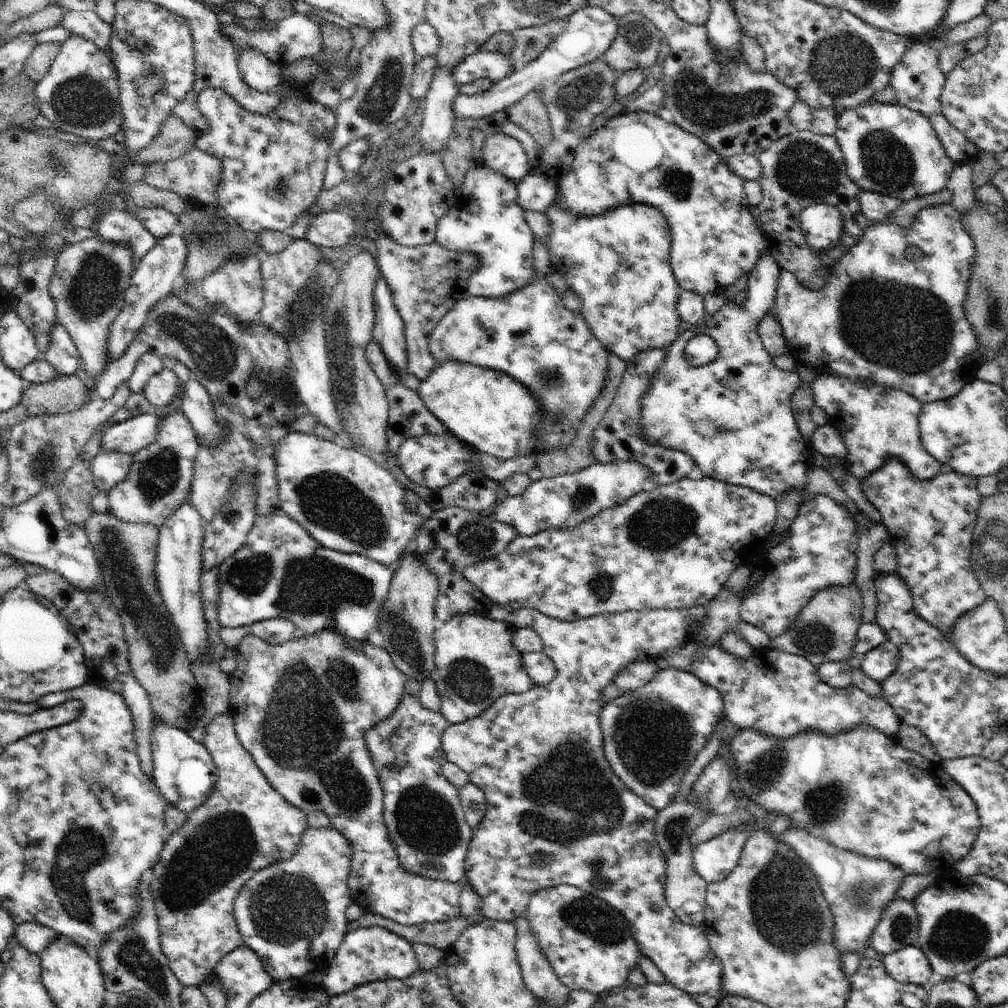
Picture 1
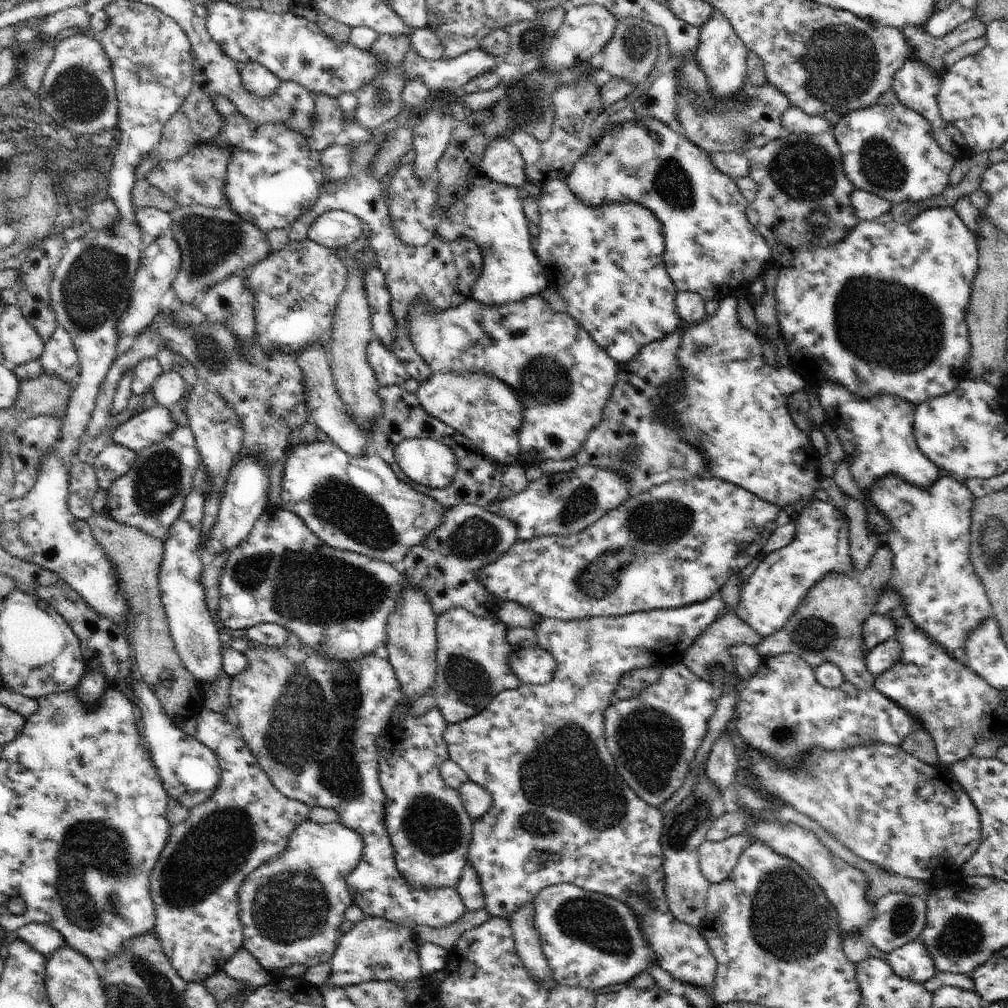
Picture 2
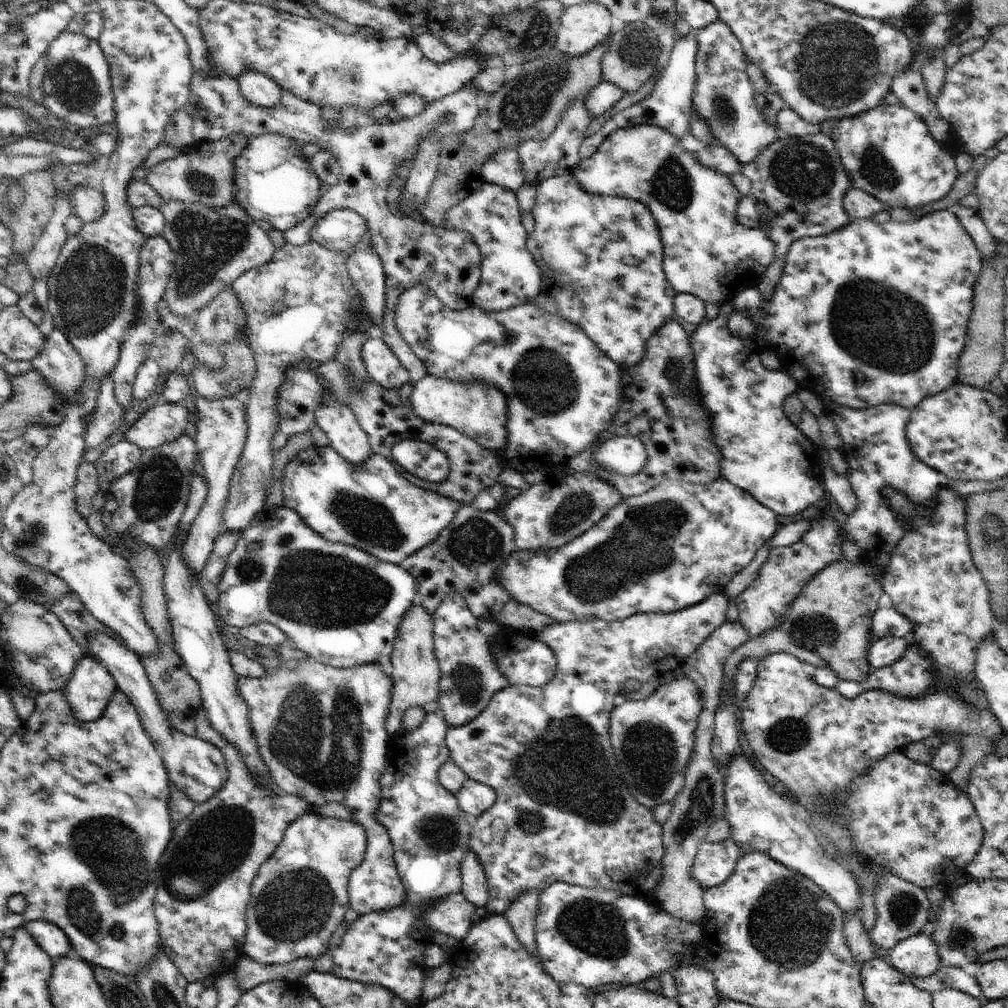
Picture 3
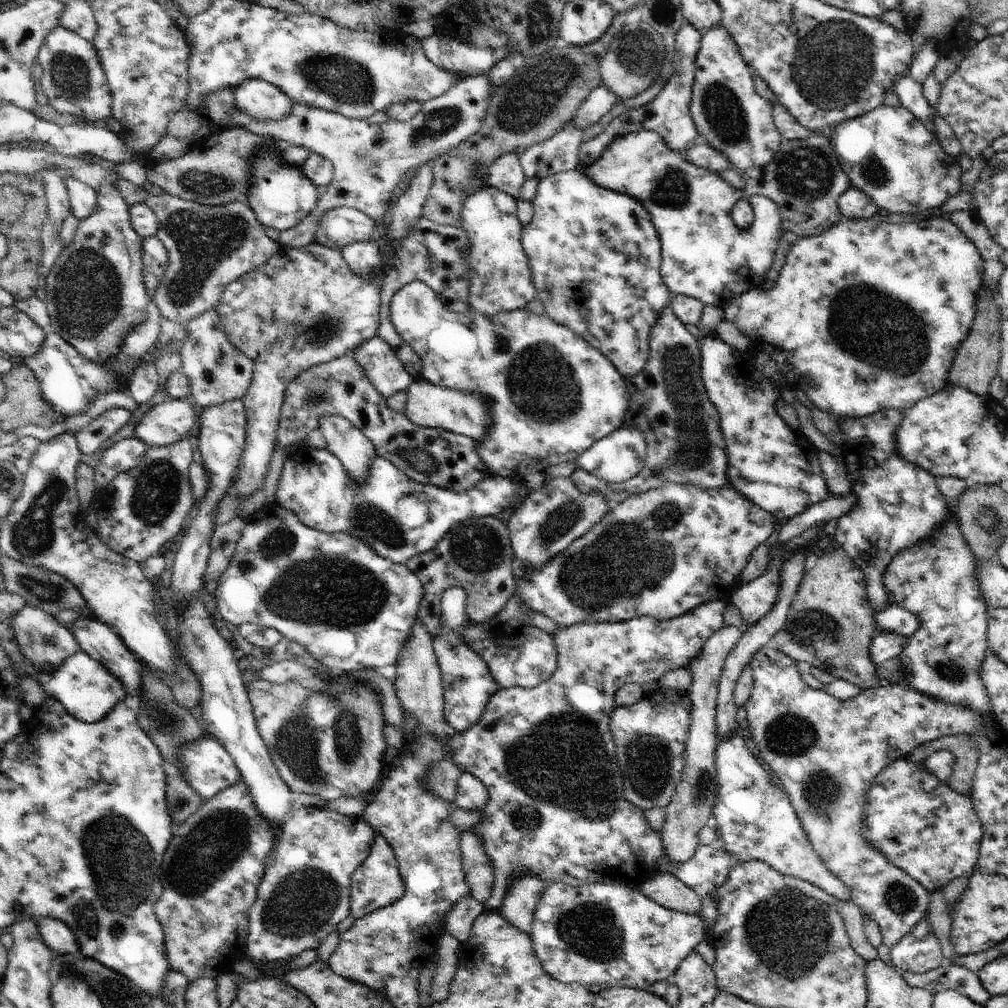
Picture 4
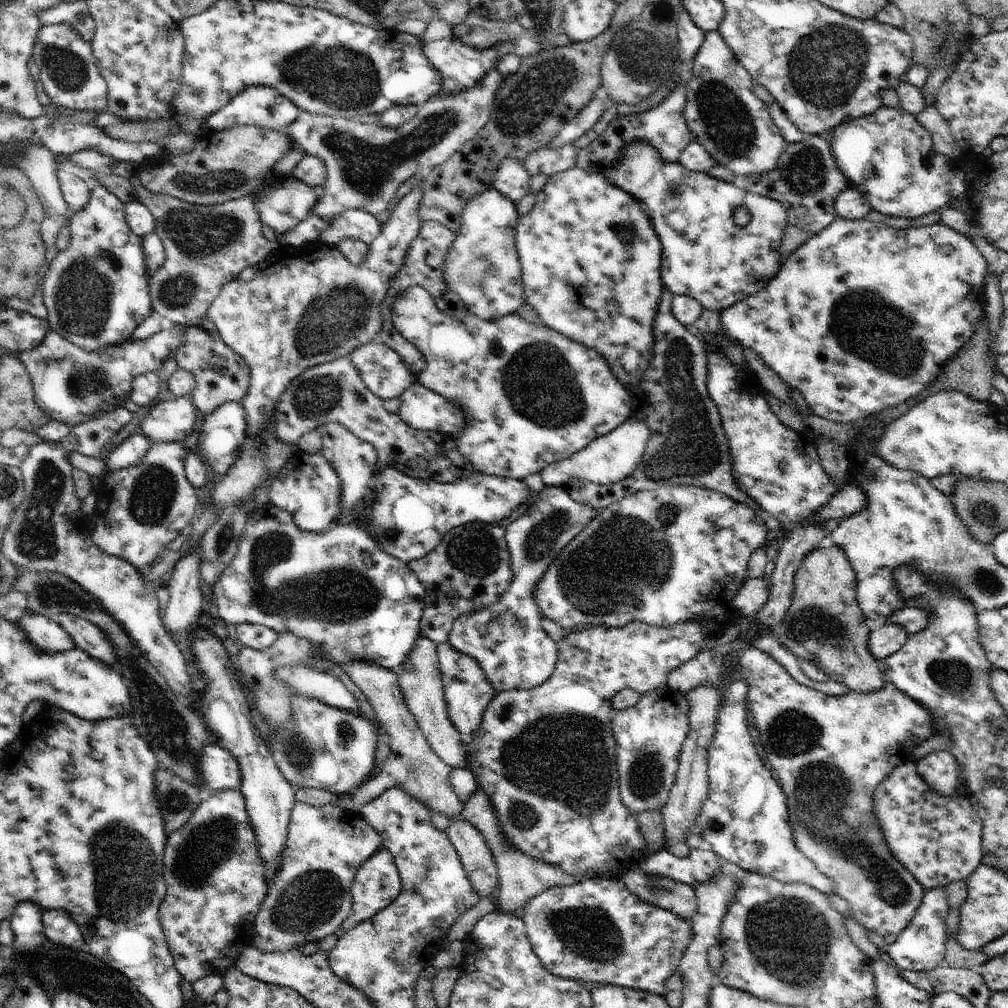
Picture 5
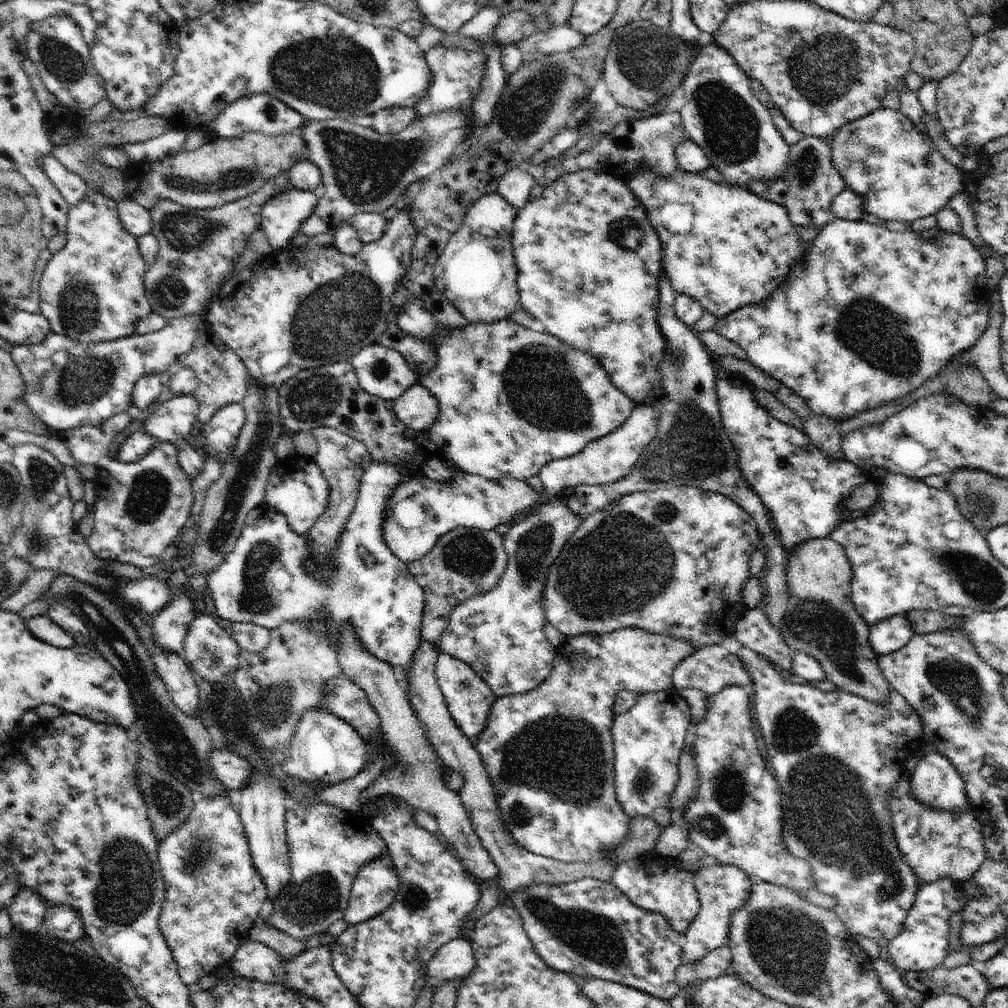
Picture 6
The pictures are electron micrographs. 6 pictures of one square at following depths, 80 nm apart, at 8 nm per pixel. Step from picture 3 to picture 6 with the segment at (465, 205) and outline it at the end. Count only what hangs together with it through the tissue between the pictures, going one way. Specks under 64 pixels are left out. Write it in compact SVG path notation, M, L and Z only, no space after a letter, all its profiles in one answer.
M490 193L479 198L466 213L462 226L450 237L434 267L435 287L467 318L468 322L495 323L507 319L519 304L518 267L512 244L513 222L517 209L500 194Z

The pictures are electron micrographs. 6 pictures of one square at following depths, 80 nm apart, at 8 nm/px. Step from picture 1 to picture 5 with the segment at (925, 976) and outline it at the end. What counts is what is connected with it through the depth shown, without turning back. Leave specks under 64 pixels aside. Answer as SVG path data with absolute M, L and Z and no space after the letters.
M936 887L927 891L910 924L891 945L885 948L899 970L926 972L942 964L944 954L946 954L944 942L947 936L946 916L949 912L946 897L944 887Z

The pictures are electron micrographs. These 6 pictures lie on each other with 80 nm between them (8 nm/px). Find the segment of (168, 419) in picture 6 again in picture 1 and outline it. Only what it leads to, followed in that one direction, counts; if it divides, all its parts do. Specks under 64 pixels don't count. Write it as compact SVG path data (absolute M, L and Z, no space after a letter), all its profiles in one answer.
M148 413L113 424L105 430L101 438L99 453L116 451L136 454L156 438L160 421L160 416Z

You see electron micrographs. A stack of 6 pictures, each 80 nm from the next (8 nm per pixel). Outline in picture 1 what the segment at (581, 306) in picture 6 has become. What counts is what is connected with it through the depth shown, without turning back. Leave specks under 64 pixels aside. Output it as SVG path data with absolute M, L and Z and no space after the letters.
M559 192L555 202L545 211L551 224L547 250L553 272L559 272L582 300L581 313L594 336L620 359L629 361L648 349L667 348L678 337L681 318L677 300L683 288L674 276L671 262L671 228L659 208L646 203L634 203L609 210L595 217L576 216L559 206Z

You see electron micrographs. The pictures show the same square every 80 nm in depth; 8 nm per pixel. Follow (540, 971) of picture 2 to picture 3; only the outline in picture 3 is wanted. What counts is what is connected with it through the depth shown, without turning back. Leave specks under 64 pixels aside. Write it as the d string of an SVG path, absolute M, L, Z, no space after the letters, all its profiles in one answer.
M528 891L523 895L520 895L504 912L506 918L509 920L513 931L517 934L520 944L529 950L529 953L533 956L539 958L539 952L536 944L536 931L535 931L535 916L537 913L537 904L539 901L541 891Z

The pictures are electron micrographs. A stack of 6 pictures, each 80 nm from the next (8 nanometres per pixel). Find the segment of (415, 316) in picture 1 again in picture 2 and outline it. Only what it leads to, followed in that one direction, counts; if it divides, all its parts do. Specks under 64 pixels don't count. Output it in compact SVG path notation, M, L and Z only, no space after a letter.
M379 129L372 133L373 141L368 143L355 144L351 146L353 159L351 160L351 174L342 182L344 184L338 191L330 195L327 193L320 194L316 204L304 214L301 214L286 230L290 241L301 241L307 238L307 232L310 230L312 223L325 212L338 209L346 211L357 216L371 227L370 244L372 250L376 253L376 262L378 268L385 274L384 278L391 294L391 309L397 320L397 339L394 343L392 352L396 358L402 363L402 366L408 371L410 377L415 378L419 383L425 381L433 372L428 363L422 358L422 355L415 349L414 343L411 341L411 330L409 329L409 311L415 304L415 301L425 301L430 309L436 312L444 312L445 310L457 307L463 302L471 298L472 285L480 276L483 265L483 254L475 242L462 239L455 243L446 243L435 237L424 246L412 246L404 244L394 230L393 223L389 217L386 199L382 197L382 181L375 180L368 172L367 168L371 160L378 152L379 144L383 138L386 138L390 132Z

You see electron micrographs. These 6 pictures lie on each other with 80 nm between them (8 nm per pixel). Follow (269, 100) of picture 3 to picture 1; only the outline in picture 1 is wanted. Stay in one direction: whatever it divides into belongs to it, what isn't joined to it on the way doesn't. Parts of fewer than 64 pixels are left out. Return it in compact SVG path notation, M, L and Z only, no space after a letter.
M242 49L237 63L242 80L258 92L270 92L284 79L280 64L273 63L258 49Z

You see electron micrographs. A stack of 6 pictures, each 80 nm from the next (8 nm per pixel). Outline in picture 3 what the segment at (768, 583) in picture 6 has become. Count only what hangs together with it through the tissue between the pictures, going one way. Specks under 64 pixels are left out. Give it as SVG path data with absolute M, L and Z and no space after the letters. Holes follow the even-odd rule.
M674 318L666 322L658 332L655 332L646 343L645 355L638 364L622 370L621 387L623 388L622 403L618 412L614 415L613 423L595 440L595 443L578 453L568 466L574 471L594 475L610 484L613 484L624 498L634 495L641 495L658 486L663 480L676 479L685 483L702 483L708 485L709 482L721 476L721 452L714 444L711 433L711 422L709 414L700 400L699 390L695 377L694 355L690 346L689 336L680 325L679 320ZM630 435L636 437L644 443L647 450L647 461L644 468L634 476L622 476L614 471L607 471L600 463L597 463L595 451L599 446L614 436Z

